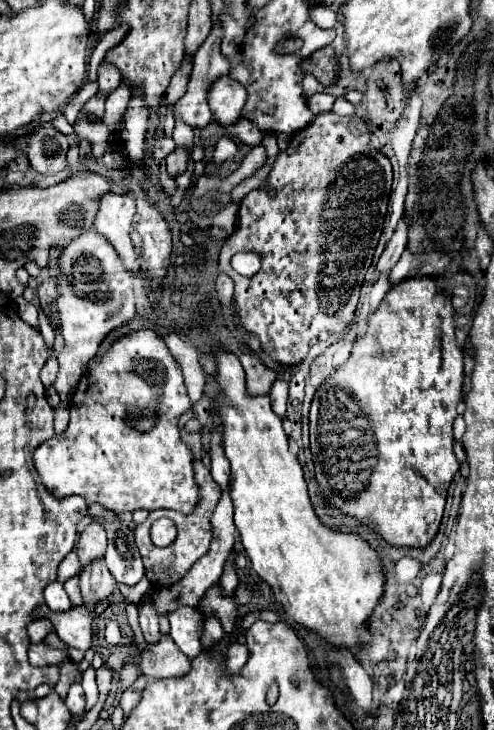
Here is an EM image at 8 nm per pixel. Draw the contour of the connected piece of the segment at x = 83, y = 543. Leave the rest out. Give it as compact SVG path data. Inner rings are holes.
M94 521L80 533L78 543L76 543L76 553L80 557L82 567L100 559L104 551L106 551L106 531L102 529L102 525Z

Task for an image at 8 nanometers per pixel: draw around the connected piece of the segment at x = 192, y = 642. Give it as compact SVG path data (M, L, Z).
M180 605L176 611L168 613L170 619L170 635L174 643L188 655L196 657L202 651L200 635L202 635L202 613L196 607Z

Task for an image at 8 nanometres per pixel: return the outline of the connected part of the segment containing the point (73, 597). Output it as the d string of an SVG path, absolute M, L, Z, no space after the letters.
M80 575L70 577L70 579L64 583L64 589L66 589L66 593L68 593L68 597L70 597L70 601L72 601L74 605L82 605L82 595L80 595Z

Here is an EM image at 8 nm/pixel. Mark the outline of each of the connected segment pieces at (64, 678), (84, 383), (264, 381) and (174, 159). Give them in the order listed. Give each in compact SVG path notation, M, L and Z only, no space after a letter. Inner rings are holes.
M68 659L68 661L64 661L62 665L58 665L58 669L60 669L60 679L58 679L58 683L56 683L54 689L56 689L56 693L64 699L68 687L70 687L72 683L76 683L77 674L86 669L86 661L74 663L72 659Z
M154 329L132 331L116 339L100 363L88 369L78 381L70 401L70 423L64 433L38 445L34 465L42 483L56 495L82 495L86 503L100 503L110 511L174 509L190 513L198 501L194 481L194 457L180 439L178 417L192 407L182 381L182 371L170 355L164 339Z
M246 351L239 357L244 371L246 371L246 387L250 391L250 395L260 395L260 393L268 393L272 381L276 379L276 373L266 367L258 357L254 357L254 353Z
M176 147L168 157L166 157L166 173L168 177L176 179L186 171L186 149Z

